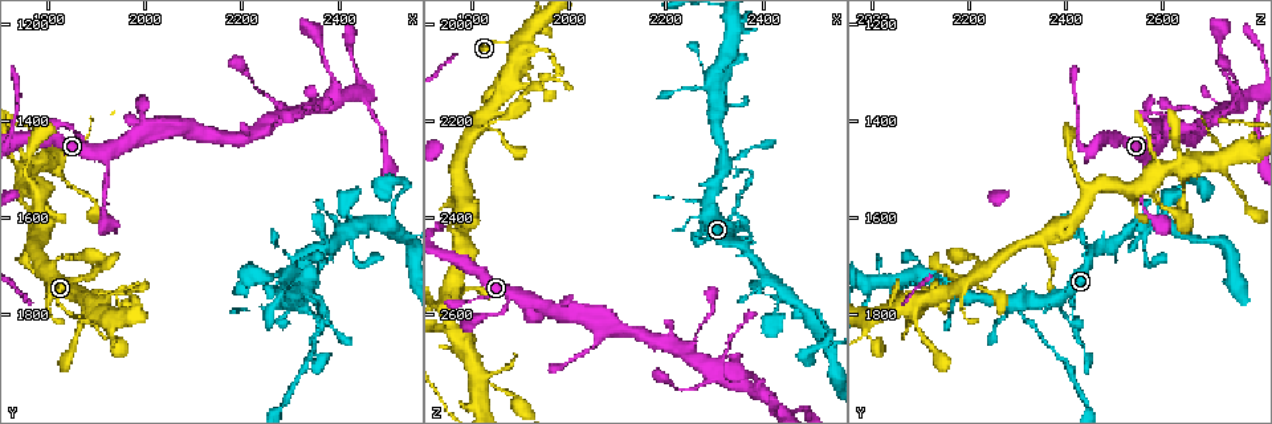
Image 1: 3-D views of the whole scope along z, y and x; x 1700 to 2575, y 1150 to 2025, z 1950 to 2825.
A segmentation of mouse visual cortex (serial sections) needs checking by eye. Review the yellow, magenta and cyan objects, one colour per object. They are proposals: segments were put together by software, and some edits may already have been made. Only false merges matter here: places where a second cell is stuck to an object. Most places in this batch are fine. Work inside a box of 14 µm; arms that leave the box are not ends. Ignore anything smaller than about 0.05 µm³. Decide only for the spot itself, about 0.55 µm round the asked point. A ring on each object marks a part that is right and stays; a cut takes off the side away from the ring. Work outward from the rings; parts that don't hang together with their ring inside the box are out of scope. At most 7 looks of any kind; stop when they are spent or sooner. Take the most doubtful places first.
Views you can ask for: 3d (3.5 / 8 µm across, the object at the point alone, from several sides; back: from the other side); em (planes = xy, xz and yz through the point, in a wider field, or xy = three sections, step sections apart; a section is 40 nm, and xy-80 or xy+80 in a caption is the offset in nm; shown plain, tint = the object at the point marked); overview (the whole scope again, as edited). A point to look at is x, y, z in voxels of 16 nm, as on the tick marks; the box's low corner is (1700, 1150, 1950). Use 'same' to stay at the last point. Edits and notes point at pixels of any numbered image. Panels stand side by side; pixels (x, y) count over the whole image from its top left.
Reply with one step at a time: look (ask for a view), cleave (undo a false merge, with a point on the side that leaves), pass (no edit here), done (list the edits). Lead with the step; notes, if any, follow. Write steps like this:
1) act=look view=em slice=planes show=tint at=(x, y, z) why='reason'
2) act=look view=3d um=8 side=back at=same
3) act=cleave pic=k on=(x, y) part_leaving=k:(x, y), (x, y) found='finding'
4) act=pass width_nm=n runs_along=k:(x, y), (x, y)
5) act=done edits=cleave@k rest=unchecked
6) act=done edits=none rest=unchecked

act=look view=3d um=3.5 at=(2380, 1795, 2310) why='sharp bend'

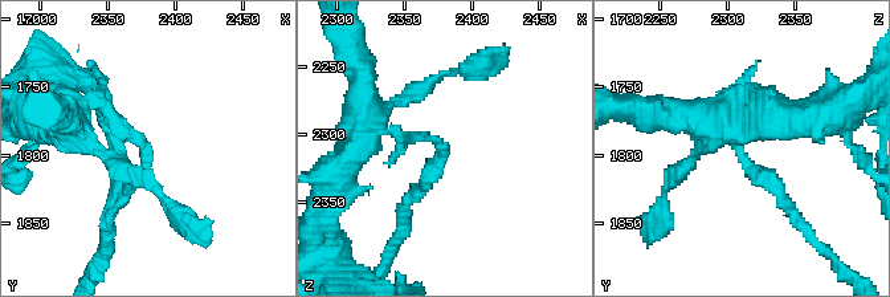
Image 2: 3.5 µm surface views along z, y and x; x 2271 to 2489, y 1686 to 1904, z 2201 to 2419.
act=look view=em slice=xy step=2 show=tint at=(2374, 1796, 2306) arm_widths_nm=150,200 why='need the tissue'

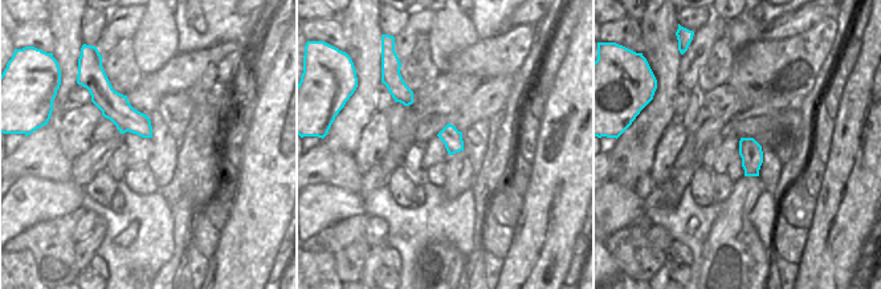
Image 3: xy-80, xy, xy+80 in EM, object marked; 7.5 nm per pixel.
act=pass runs_along=2:(715, 117), (730, 109), (739, 154), (787, 203) found='one cell here'

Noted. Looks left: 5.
act=look view=em slice=xy step=2 show=tint at=(1945, 1770, 2110) why='sharp bend'

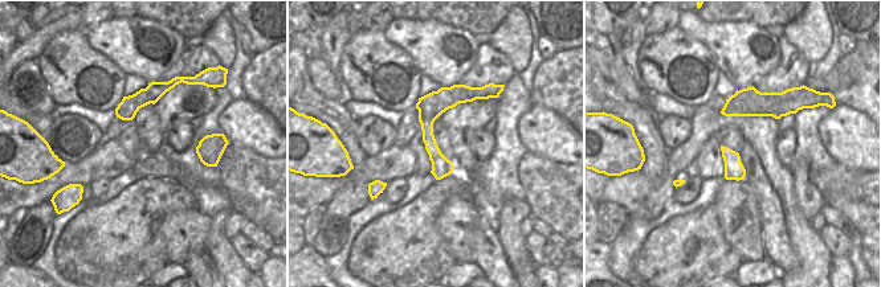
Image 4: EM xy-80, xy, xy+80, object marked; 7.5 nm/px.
act=look view=3d um=3.5 side=back at=same why='wider look'

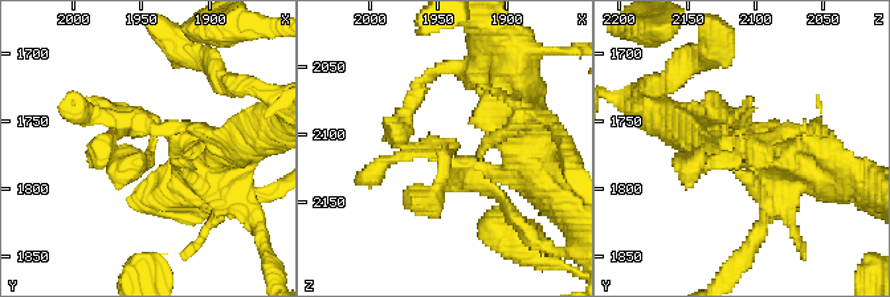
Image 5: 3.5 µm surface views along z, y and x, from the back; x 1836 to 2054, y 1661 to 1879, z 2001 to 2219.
act=pass runs_along=4:(477, 93), (428, 117), (437, 175) found='one cell here'

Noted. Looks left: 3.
act=look view=3d um=3.5 at=(2425, 1660, 2560) why='three-way junction'

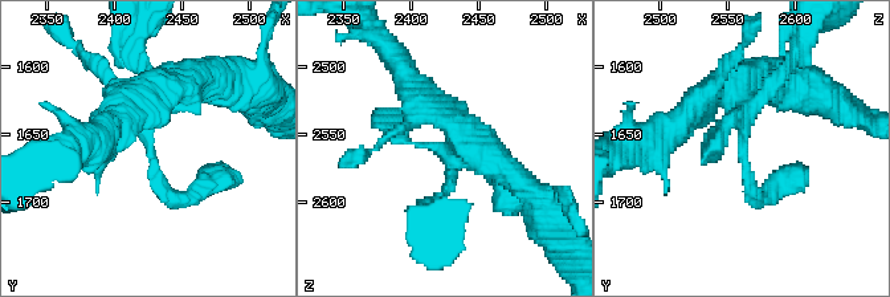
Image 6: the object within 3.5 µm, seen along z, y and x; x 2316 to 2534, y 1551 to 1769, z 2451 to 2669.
act=look view=em slice=xy step=3 show=tint at=(2428, 1662, 2562) arms=3 arm_widths_nm=100,200,400

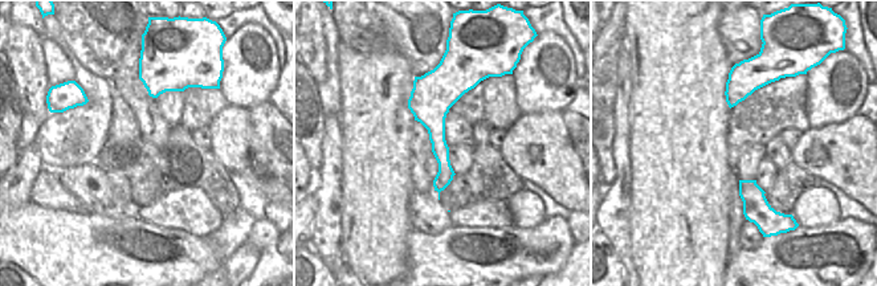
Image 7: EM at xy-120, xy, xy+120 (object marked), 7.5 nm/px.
act=pass runs_along=6:(722, 93), (743, 105), (752, 195), (774, 191) found='one cell here'

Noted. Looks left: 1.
act=done edits=none rest=unchecked

